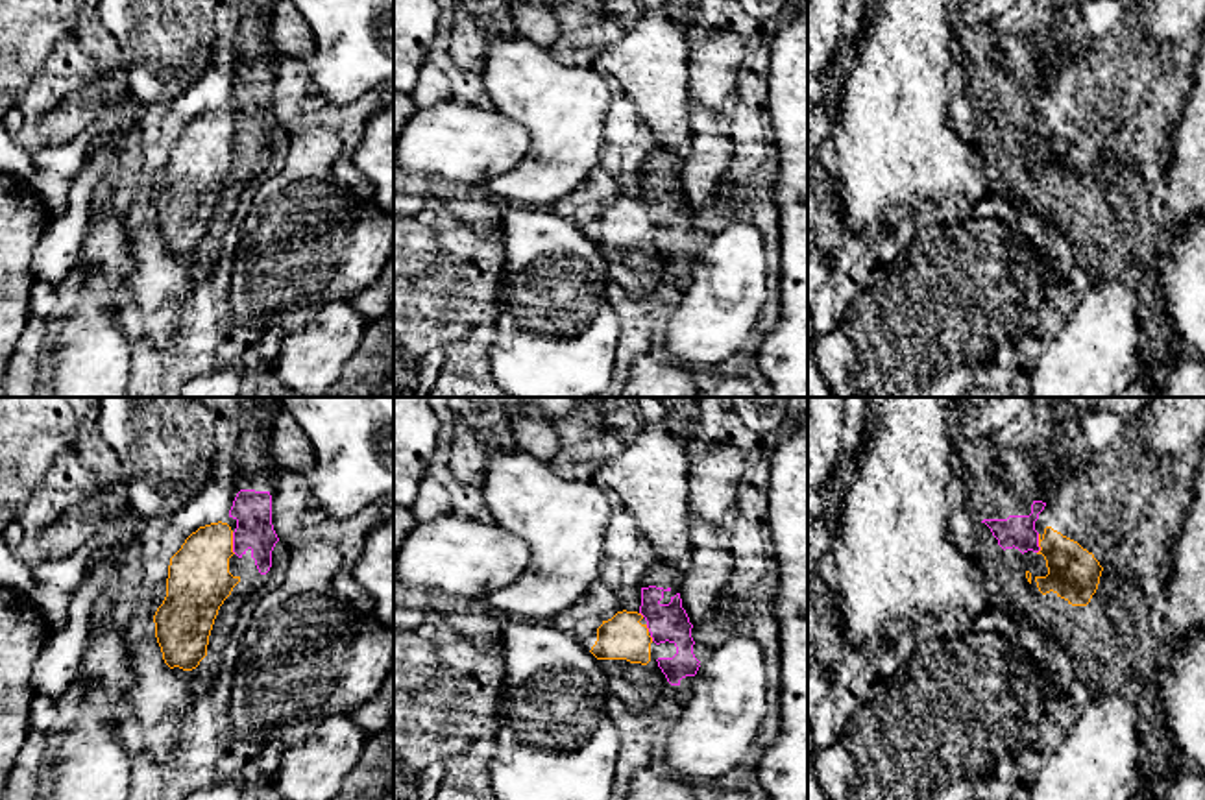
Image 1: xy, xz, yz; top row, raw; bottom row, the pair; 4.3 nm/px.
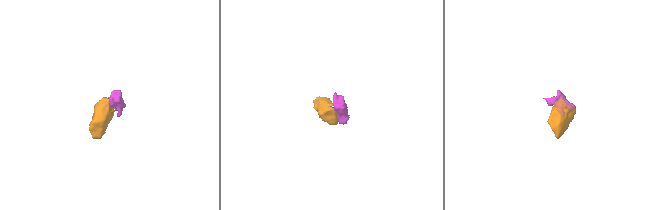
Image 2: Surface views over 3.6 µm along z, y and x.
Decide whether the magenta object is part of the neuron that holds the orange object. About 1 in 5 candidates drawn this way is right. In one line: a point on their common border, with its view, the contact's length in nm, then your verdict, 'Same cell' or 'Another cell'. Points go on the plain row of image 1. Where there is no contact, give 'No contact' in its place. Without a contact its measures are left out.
Touches orange at xy (231, 130). Shared border 100 nm. Another cell

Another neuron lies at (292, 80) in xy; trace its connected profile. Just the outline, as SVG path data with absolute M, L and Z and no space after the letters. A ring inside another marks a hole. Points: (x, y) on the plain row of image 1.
M281 57L270 81L272 111L279 126L290 124L310 105L312 72L307 61Z

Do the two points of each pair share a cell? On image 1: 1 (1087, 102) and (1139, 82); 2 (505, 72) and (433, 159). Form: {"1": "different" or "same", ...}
{"1": "same", "2": "different"}

